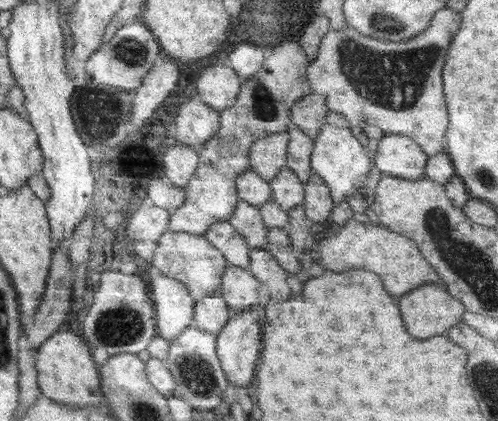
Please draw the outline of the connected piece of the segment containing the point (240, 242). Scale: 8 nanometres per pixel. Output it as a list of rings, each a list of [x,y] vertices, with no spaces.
[[[215,222],[203,235],[229,259],[231,265],[244,269],[250,266],[252,248],[230,222]]]

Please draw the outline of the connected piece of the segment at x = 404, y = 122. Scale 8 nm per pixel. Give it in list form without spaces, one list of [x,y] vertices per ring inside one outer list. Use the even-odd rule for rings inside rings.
[[[448,7],[434,14],[422,34],[404,42],[370,38],[350,26],[330,29],[322,37],[318,54],[306,70],[311,92],[323,95],[327,108],[342,114],[352,127],[363,129],[370,125],[380,128],[384,135],[406,136],[428,157],[446,152],[444,134],[448,128],[448,110],[442,90],[442,68],[446,50],[458,30],[460,14]]]

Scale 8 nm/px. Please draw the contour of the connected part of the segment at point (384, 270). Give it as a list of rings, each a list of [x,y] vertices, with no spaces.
[[[350,219],[342,227],[334,227],[327,237],[318,239],[320,264],[325,270],[337,273],[358,268],[377,274],[384,288],[392,296],[402,296],[423,284],[441,284],[443,280],[436,269],[421,255],[416,243],[397,232],[378,224],[357,222]]]

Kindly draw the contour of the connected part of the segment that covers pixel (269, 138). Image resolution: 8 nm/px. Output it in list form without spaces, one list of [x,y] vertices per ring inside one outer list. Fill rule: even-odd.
[[[287,132],[266,135],[253,143],[249,152],[250,170],[261,176],[267,183],[274,180],[282,167],[286,167],[289,142]]]

